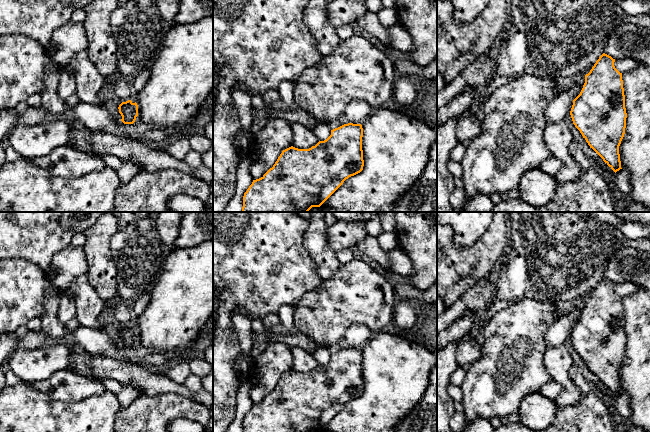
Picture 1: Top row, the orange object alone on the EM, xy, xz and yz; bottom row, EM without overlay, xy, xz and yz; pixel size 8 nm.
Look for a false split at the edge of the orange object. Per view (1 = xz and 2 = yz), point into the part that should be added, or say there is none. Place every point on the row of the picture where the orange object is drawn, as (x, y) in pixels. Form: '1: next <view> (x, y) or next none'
1: next none
2: next none

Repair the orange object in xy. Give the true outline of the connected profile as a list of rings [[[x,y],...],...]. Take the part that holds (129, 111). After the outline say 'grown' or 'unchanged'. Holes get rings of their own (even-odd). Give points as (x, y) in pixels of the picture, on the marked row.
[[[131,100],[122,102],[119,107],[119,113],[122,116],[121,121],[124,124],[133,124],[138,116],[138,105],[133,103]]]; unchanged

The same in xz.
[[[348,123],[331,130],[331,135],[324,141],[319,141],[309,149],[298,149],[293,146],[282,151],[277,161],[261,178],[253,180],[243,196],[242,212],[308,212],[312,207],[320,207],[342,184],[351,176],[363,170],[363,150],[362,150],[363,128],[361,124]]]; unchanged

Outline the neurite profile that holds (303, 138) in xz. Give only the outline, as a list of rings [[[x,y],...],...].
[[[293,123],[291,127],[293,130],[293,147],[295,148],[309,149],[320,141],[312,130],[300,123]]]

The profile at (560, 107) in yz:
[[[590,71],[583,72],[574,79],[574,84],[556,95],[545,111],[545,123],[552,124],[565,120],[570,113],[573,100],[580,94],[585,83],[585,75]]]

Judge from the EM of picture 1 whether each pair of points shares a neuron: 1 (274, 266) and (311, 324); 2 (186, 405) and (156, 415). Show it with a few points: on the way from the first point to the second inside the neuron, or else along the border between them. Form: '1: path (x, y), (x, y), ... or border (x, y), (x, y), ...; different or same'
1: border (317, 289), (308, 291), (294, 309); different
2: path (179, 406), (169, 406), (163, 409); same

